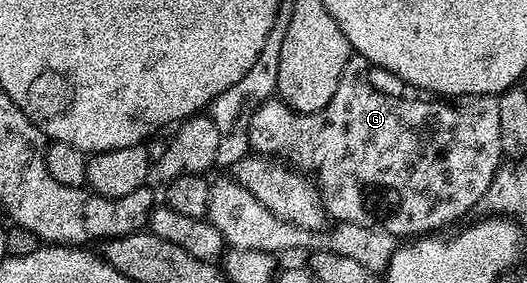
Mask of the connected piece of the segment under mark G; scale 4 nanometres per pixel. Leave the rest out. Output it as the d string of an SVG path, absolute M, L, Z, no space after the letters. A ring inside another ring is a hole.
M356 55L350 56L349 62L347 63L347 67L343 67L343 75L339 79L339 87L335 87L335 95L331 95L331 103L327 103L327 107L322 109L320 113L297 113L291 108L291 106L285 104L284 101L280 99L270 99L264 101L259 108L257 108L254 113L249 117L247 122L247 128L249 130L249 148L252 150L254 154L263 156L263 157L276 157L277 160L285 162L285 164L289 165L291 168L297 170L299 173L303 173L306 175L314 175L313 173L317 173L316 180L319 182L319 188L321 191L321 202L325 205L325 212L328 214L330 218L334 222L342 221L343 223L355 223L359 227L371 227L372 229L382 229L383 231L387 231L391 235L395 235L398 239L413 239L418 235L433 235L438 231L444 230L441 229L444 225L453 225L456 226L458 222L457 220L460 217L465 217L470 212L471 214L476 210L477 204L479 203L479 199L483 199L483 195L487 195L487 187L491 187L491 179L494 175L497 174L497 169L503 164L503 156L500 149L500 127L499 127L499 103L498 98L496 96L484 93L483 95L463 95L463 99L459 99L461 101L461 107L457 107L457 103L443 103L439 102L438 105L425 105L425 103L403 103L405 101L405 91L407 91L407 99L413 99L413 97L409 97L409 84L403 79L399 79L399 75L395 75L391 71L387 71L383 67L379 67L375 63L371 63L365 57L358 57ZM369 85L391 85L389 87L389 97L393 97L393 99L389 99L389 97L383 97L383 95L379 95L379 93L375 93ZM421 141L433 141L441 151L431 151L433 155L429 155L429 151L425 149L421 149L419 145L421 145Z

